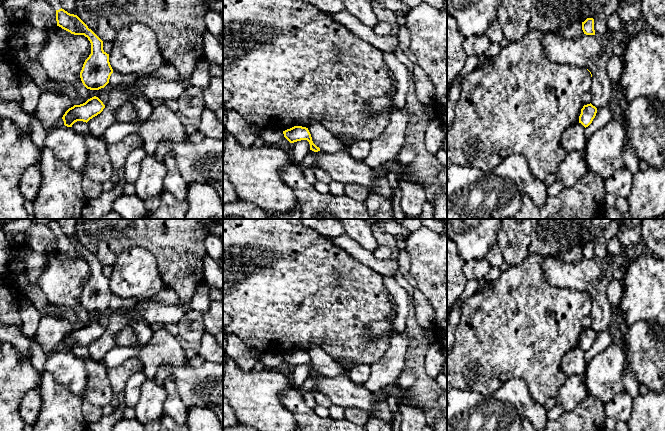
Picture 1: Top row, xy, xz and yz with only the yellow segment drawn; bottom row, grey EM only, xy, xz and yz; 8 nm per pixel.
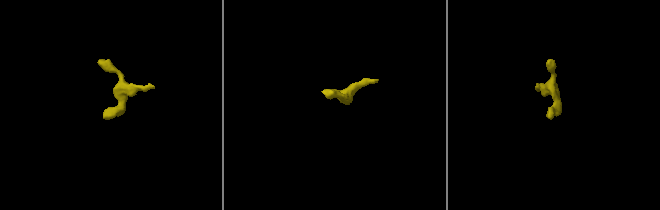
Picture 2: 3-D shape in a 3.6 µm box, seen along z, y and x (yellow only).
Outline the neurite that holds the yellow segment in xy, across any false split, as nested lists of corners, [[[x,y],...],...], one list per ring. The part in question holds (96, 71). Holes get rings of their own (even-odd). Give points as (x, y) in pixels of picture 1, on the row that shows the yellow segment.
[[[47,0],[56,9],[57,26],[74,35],[84,35],[91,43],[91,54],[85,60],[80,78],[83,85],[90,90],[99,90],[108,83],[113,69],[109,54],[103,50],[103,41],[74,14],[61,8],[58,0]]]

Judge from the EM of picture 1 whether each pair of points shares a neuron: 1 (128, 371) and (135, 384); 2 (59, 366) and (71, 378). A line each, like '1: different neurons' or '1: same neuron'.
1: different neurons
2: same neuron

